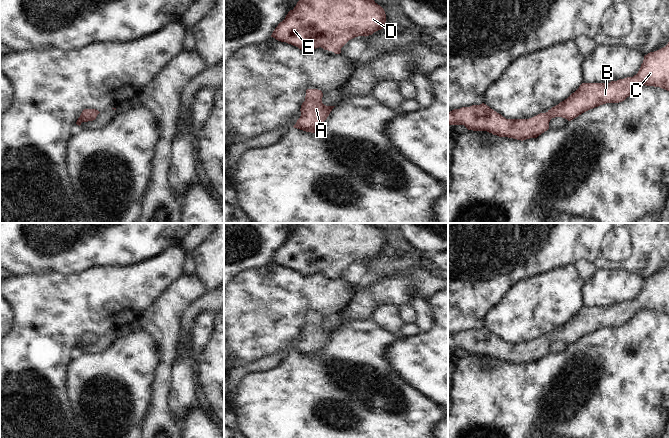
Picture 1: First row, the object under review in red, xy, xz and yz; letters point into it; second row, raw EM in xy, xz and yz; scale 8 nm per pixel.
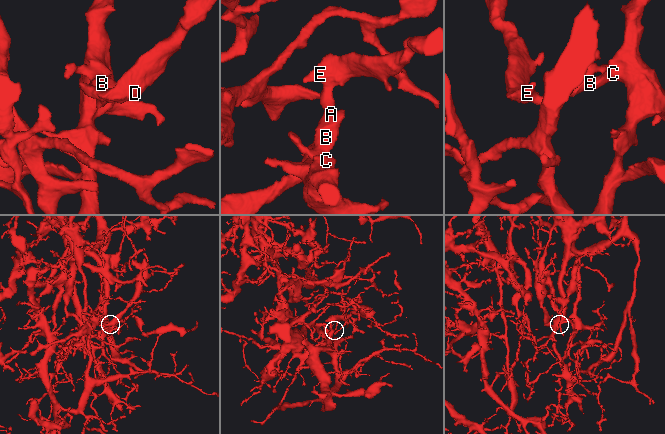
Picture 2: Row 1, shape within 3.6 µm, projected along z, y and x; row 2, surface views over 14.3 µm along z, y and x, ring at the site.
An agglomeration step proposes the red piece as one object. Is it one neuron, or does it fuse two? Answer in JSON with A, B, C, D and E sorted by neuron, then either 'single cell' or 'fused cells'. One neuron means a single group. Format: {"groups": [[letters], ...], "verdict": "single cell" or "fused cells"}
{"groups": [["A", "B", "C", "D", "E"]], "verdict": "single cell"}

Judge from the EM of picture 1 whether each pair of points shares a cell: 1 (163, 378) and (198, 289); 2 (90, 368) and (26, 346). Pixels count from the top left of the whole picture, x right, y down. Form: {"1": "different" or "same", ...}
{"1": "same", "2": "different"}

